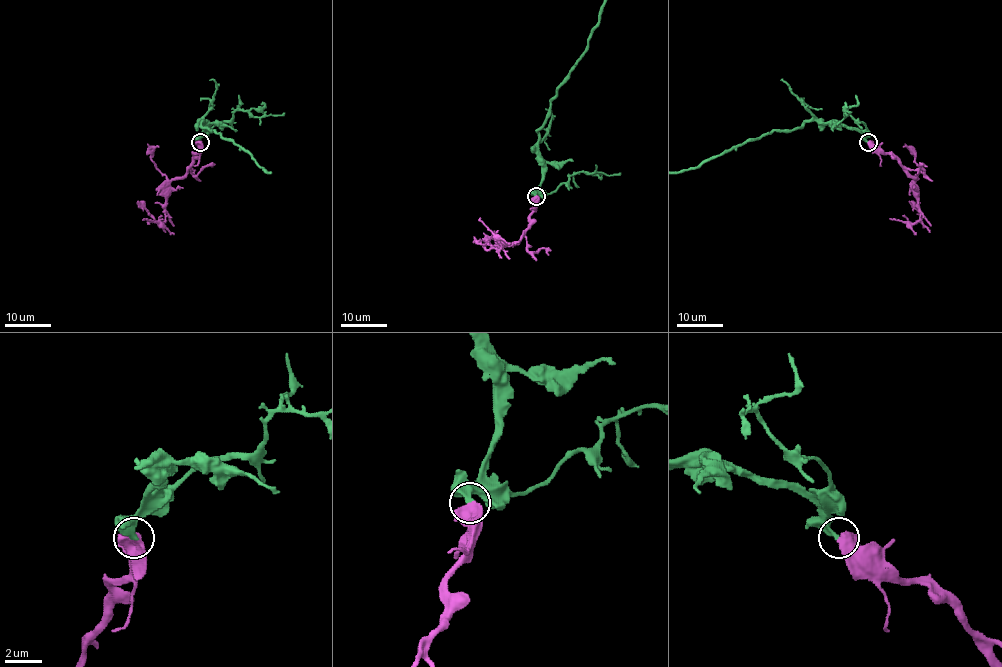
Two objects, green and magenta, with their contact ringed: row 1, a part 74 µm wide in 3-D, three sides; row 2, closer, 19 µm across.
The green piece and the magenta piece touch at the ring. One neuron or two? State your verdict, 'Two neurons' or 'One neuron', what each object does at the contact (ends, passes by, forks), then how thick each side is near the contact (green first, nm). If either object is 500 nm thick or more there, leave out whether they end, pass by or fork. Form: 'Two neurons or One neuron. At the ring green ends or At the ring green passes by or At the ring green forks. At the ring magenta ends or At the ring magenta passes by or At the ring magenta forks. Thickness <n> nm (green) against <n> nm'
One neuron. Thickness 300 nm (green) against 650 nm

